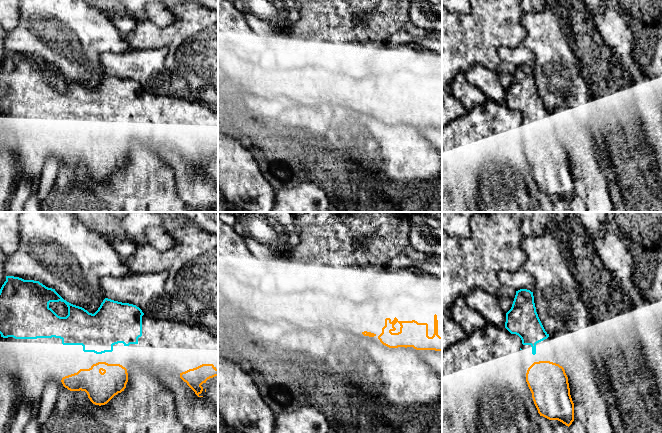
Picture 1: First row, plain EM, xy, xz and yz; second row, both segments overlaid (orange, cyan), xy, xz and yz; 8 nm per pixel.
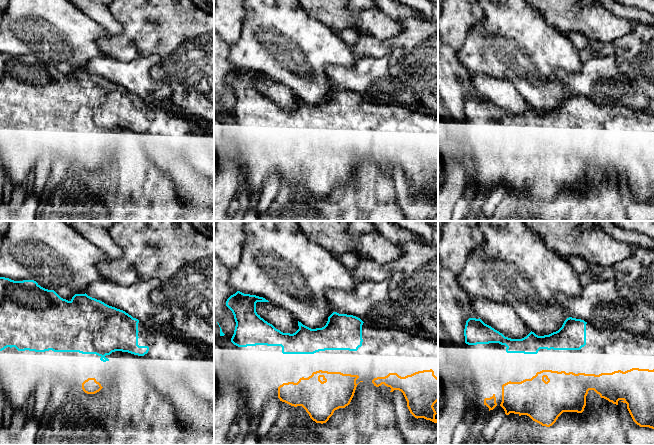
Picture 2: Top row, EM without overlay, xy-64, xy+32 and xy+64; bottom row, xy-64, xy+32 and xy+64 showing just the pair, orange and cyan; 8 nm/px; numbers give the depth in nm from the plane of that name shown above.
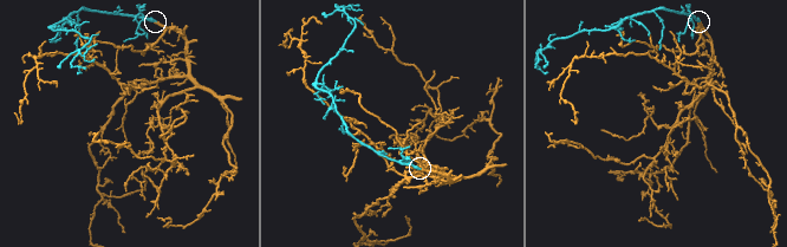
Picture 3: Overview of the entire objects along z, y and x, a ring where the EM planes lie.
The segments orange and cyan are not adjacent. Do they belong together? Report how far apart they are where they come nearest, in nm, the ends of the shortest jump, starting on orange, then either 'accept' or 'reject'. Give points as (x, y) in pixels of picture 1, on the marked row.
gap 60 nm; span yz (534, 362), (534, 354); accept

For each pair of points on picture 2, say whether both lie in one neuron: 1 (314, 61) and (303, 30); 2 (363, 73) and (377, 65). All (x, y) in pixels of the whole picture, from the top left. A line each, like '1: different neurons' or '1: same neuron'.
1: same neuron
2: same neuron

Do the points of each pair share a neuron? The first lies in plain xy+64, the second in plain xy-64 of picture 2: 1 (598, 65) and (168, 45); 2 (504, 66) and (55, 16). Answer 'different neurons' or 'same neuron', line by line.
1: different neurons
2: same neuron

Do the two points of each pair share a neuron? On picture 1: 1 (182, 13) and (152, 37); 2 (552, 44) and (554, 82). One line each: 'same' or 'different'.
1: same
2: same

